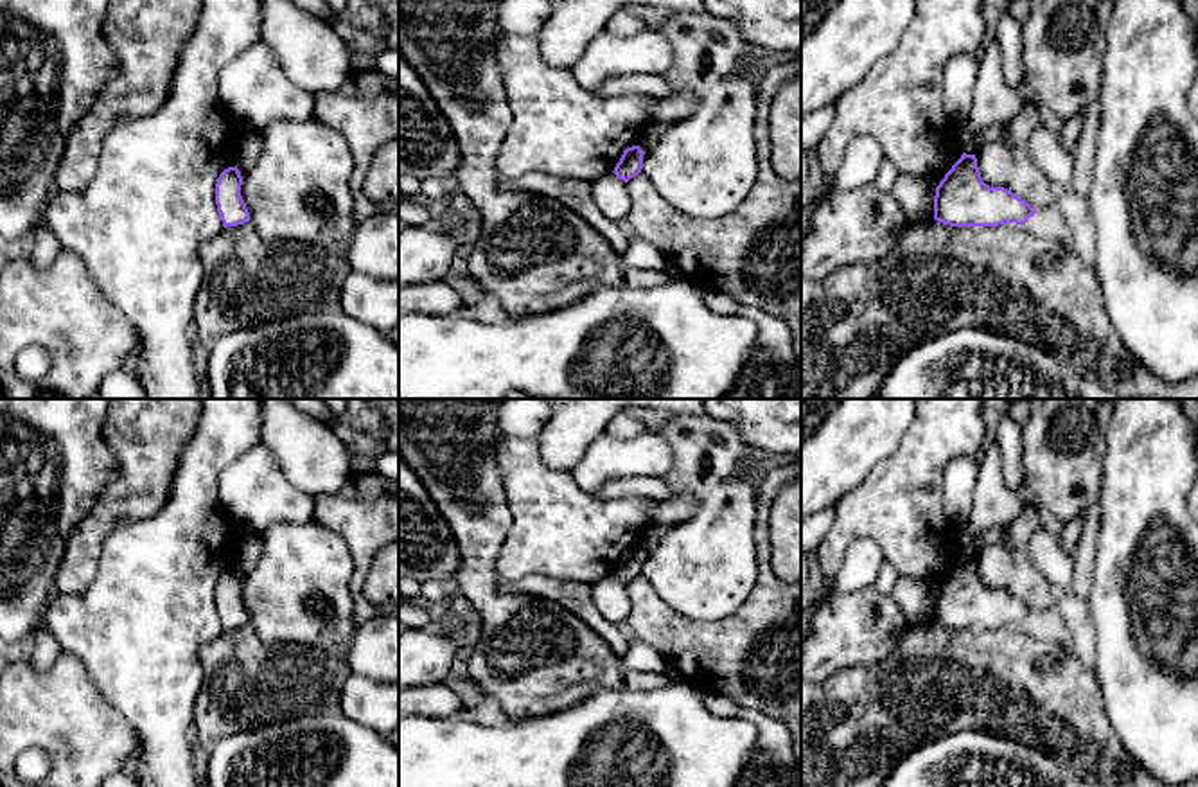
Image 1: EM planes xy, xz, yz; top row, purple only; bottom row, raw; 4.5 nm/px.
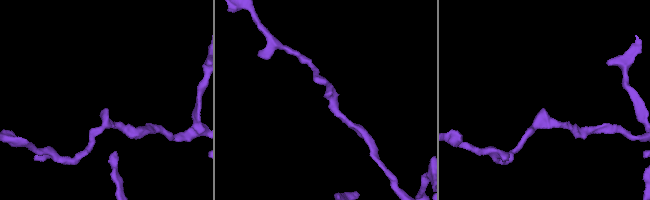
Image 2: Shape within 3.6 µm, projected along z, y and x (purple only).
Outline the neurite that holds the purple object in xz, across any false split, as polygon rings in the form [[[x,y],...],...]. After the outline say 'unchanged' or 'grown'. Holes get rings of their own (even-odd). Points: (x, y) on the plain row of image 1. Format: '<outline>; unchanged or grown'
[[[639,548],[627,550],[614,570],[614,577],[625,586],[643,571],[643,553]]]; unchanged

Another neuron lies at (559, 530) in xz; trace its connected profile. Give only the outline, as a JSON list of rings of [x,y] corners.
[[[503,435],[496,447],[496,464],[514,516],[496,562],[501,582],[541,575],[595,586],[614,573],[627,550],[639,548],[650,526],[652,498],[600,498],[582,491],[571,471],[551,469],[542,462],[537,437]]]

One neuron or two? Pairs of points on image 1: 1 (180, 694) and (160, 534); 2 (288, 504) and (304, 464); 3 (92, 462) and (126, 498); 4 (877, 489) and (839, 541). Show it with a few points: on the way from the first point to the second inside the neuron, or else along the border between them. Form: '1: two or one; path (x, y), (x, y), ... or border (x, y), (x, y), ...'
1: one; path (160, 654), (160, 574)
2: two; border (272, 451), (282, 475), (311, 498)
3: two; border (106, 439), (115, 460), (115, 477), (85, 514)
4: one; path (873, 502), (846, 529)

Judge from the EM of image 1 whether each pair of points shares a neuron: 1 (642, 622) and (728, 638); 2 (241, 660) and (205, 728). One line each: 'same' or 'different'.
1: same
2: same

